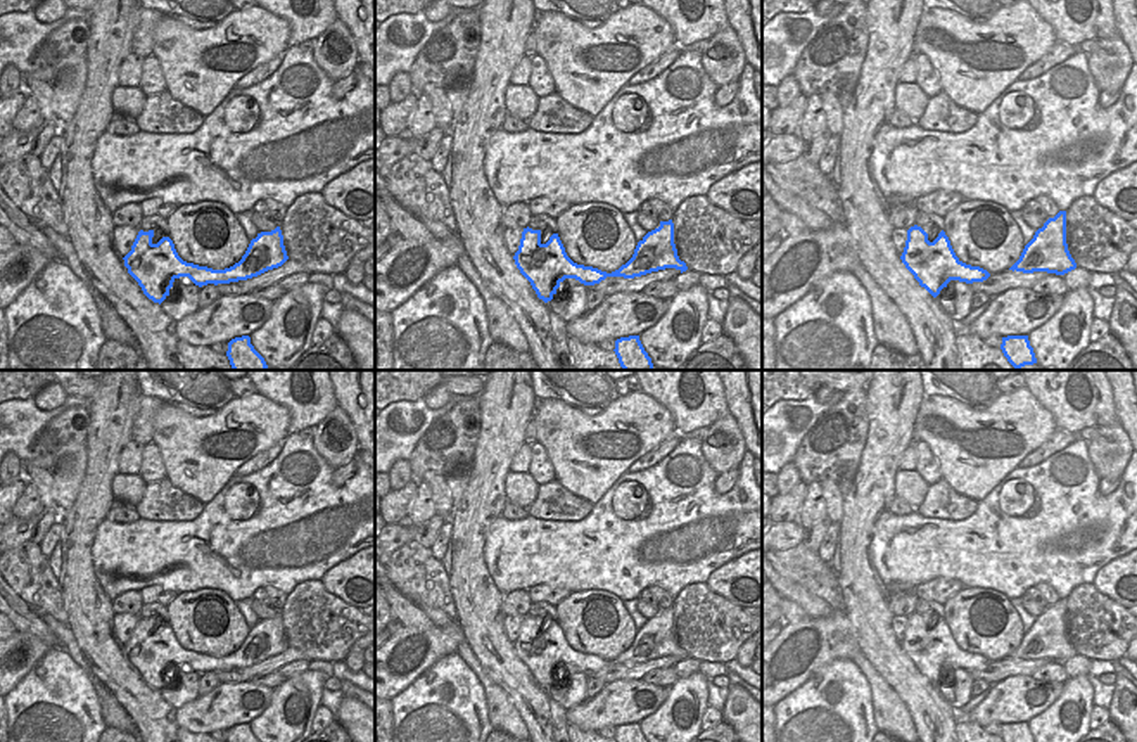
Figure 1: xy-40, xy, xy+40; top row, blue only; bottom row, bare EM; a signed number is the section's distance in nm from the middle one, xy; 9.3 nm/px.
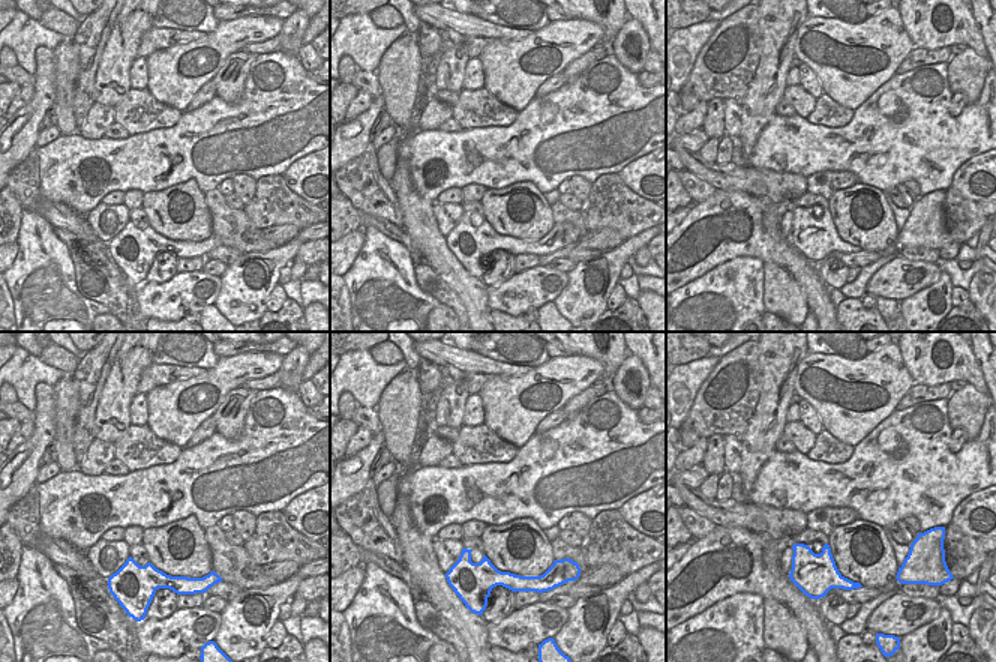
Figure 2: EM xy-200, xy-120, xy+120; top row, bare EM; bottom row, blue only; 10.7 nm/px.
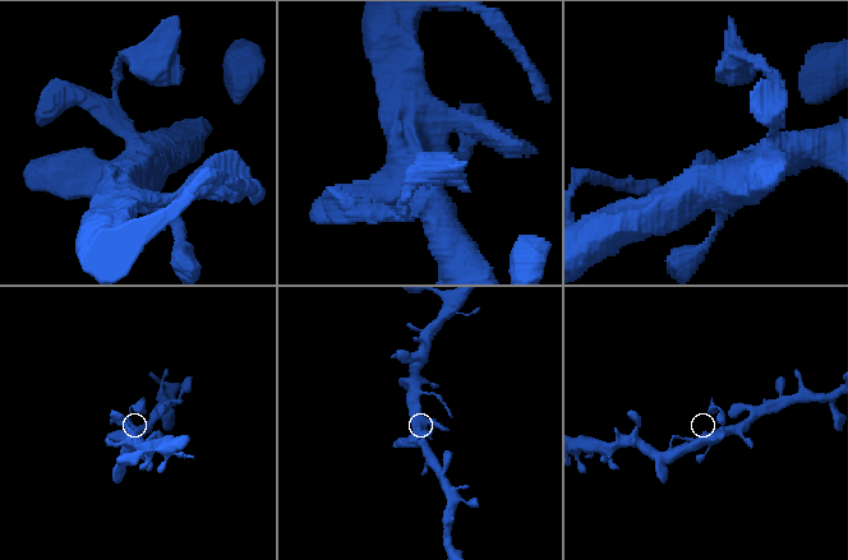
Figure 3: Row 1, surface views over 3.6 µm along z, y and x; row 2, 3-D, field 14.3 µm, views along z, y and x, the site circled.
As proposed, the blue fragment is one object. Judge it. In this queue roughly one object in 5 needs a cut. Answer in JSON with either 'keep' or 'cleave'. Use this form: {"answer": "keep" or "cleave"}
{"answer": "keep"}

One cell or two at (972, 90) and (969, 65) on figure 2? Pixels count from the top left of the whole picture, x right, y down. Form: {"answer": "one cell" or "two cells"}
{"answer": "one cell"}

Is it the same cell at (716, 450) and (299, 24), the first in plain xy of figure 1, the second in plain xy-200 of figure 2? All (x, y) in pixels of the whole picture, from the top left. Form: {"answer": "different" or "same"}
{"answer": "same"}

